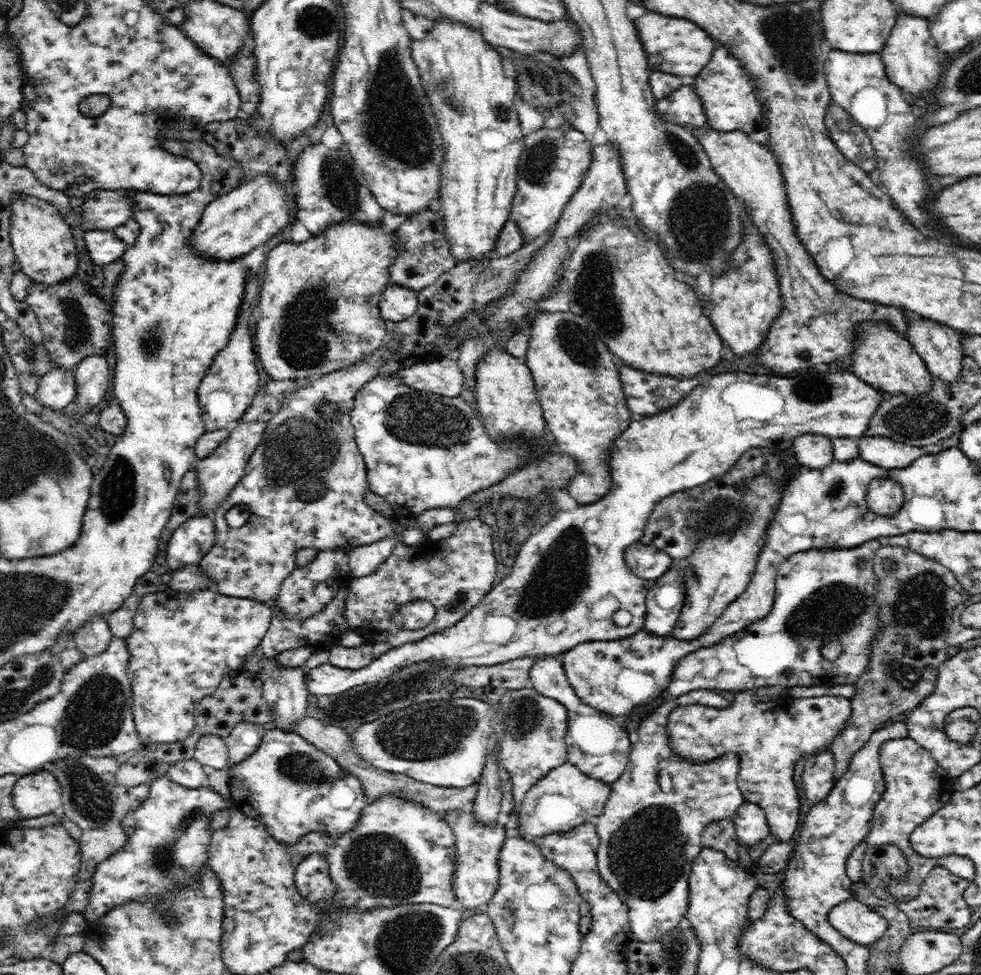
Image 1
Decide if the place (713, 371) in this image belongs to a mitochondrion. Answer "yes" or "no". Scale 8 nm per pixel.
no

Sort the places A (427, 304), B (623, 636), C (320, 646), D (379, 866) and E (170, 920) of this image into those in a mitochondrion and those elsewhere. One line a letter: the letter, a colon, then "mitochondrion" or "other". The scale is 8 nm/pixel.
A: other
B: other
C: other
D: mitochondrion
E: mitochondrion

